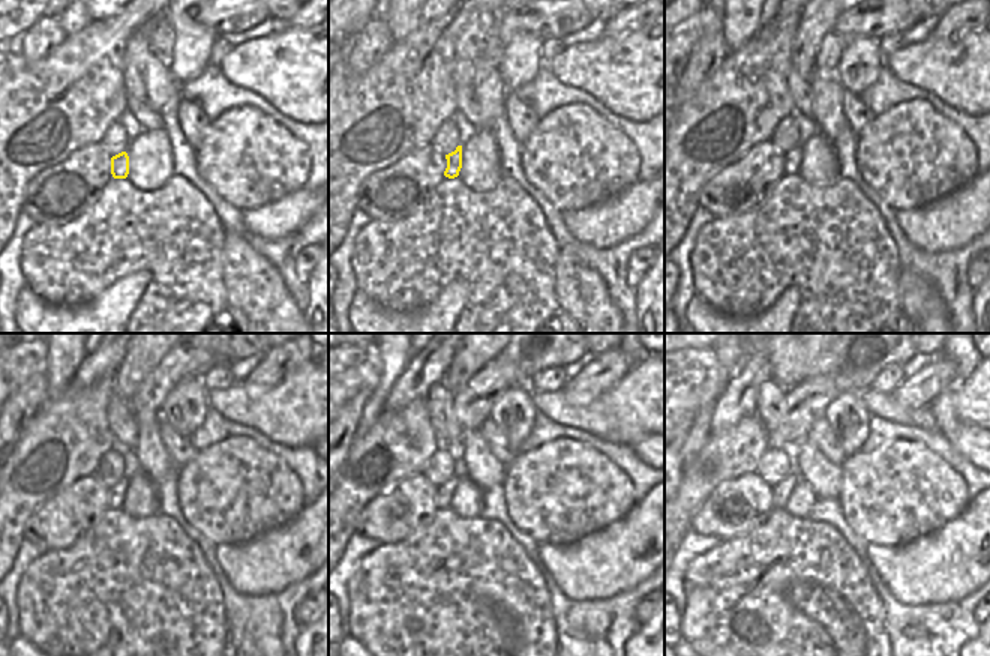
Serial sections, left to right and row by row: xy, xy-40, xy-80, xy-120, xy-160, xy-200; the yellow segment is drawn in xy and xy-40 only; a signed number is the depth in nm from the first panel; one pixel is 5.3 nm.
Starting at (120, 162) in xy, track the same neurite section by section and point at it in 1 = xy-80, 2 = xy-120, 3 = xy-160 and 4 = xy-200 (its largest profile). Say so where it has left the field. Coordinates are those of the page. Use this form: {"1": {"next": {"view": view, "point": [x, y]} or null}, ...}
{"1": {"next": {"view": "xy-80", "point": [792, 159]}}, "2": {"next": {"view": "xy-120", "point": [116, 494]}}, "3": {"next": {"view": "xy-160", "point": [446, 491]}}, "4": {"next": {"view": "xy-200", "point": [780, 491]}}}

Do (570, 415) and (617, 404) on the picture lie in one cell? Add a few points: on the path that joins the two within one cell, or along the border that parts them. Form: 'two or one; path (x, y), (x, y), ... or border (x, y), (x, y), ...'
one; path (582, 415), (605, 415)

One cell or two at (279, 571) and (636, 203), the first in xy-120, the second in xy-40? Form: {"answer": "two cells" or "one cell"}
{"answer": "one cell"}

